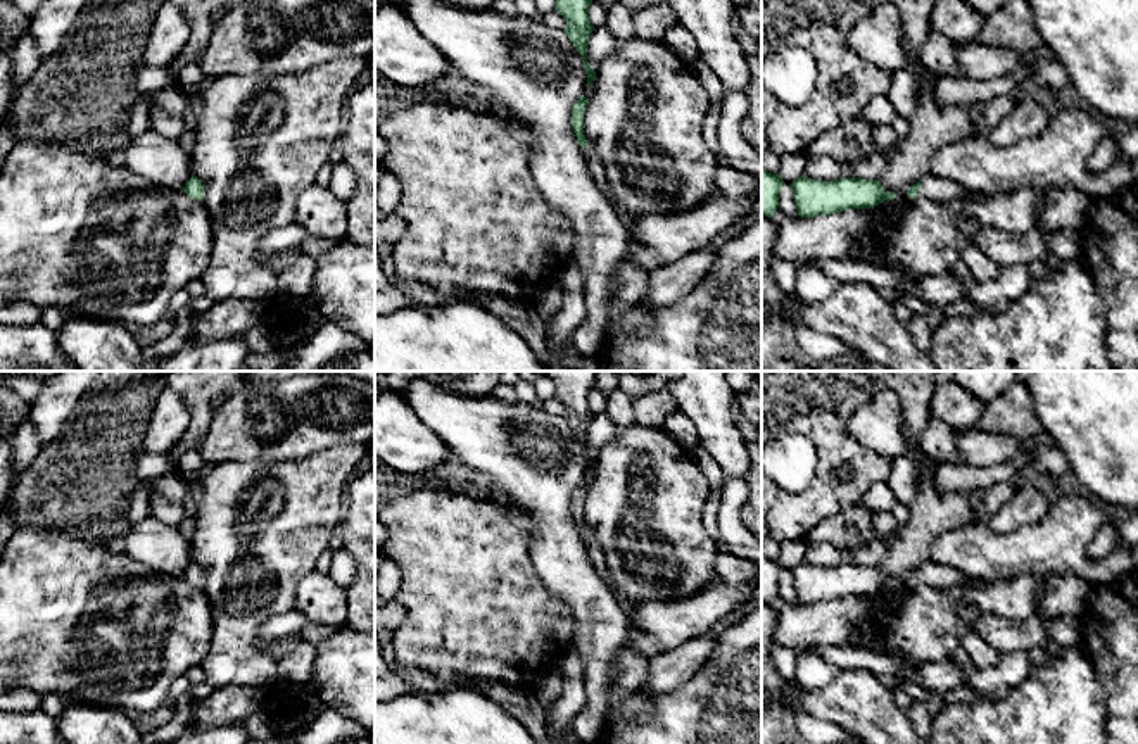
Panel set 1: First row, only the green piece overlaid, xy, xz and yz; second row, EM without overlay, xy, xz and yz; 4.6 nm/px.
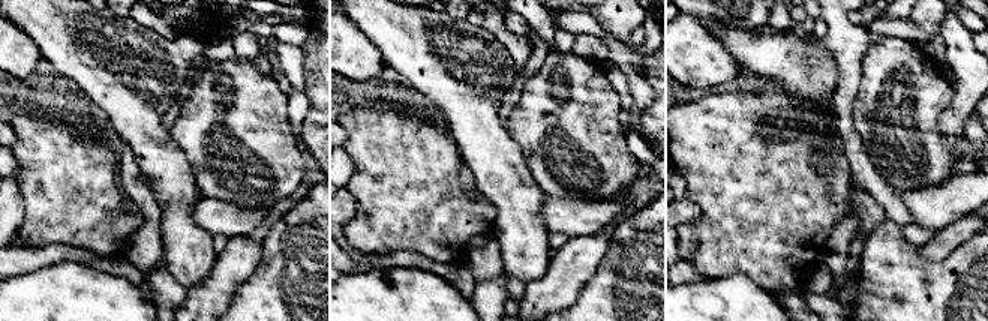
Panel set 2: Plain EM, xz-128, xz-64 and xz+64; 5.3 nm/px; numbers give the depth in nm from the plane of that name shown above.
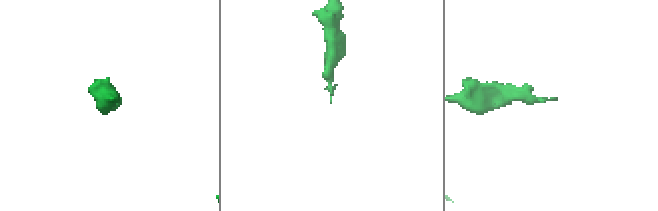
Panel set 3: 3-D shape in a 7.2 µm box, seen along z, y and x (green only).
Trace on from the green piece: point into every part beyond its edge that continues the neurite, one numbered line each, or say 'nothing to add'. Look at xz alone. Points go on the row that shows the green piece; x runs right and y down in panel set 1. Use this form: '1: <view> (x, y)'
1: xz (596, 168)

